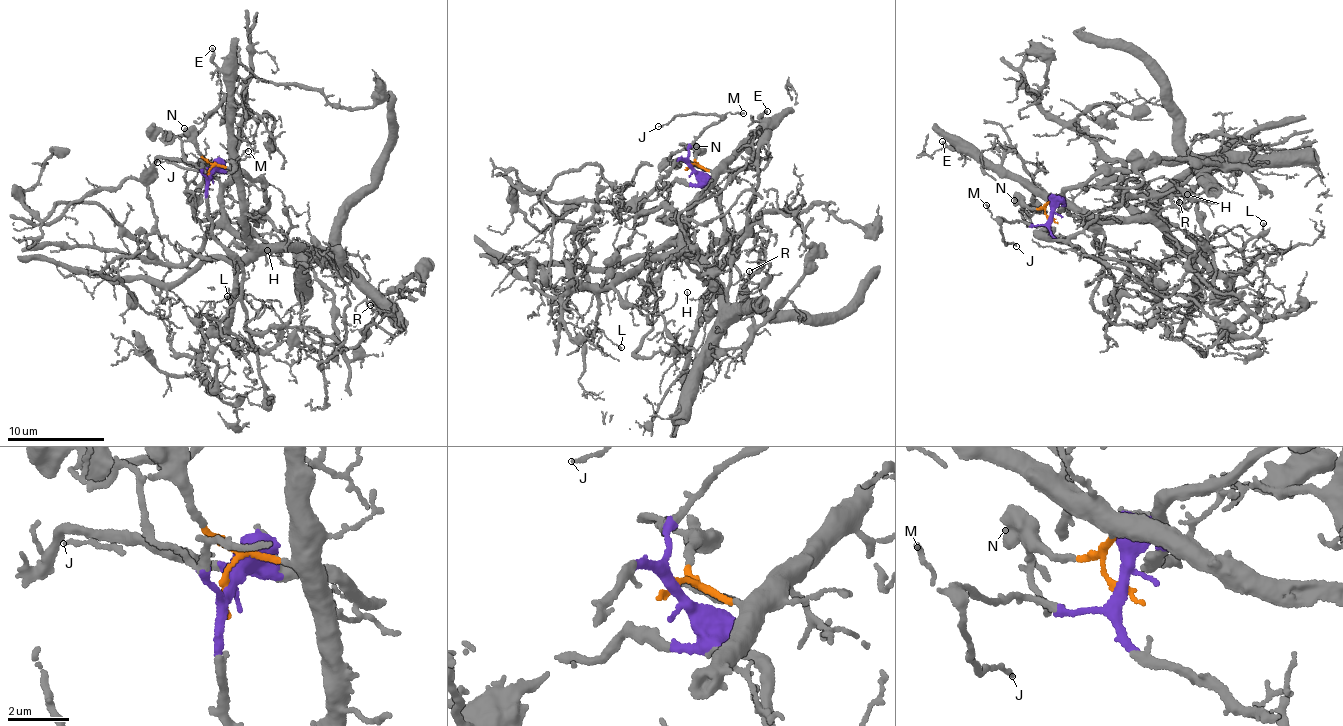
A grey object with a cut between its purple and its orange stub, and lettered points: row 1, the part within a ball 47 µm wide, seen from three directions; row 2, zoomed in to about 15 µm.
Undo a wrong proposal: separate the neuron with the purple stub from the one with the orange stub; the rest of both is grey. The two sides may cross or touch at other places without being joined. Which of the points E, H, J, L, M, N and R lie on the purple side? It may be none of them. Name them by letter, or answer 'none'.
J, M

